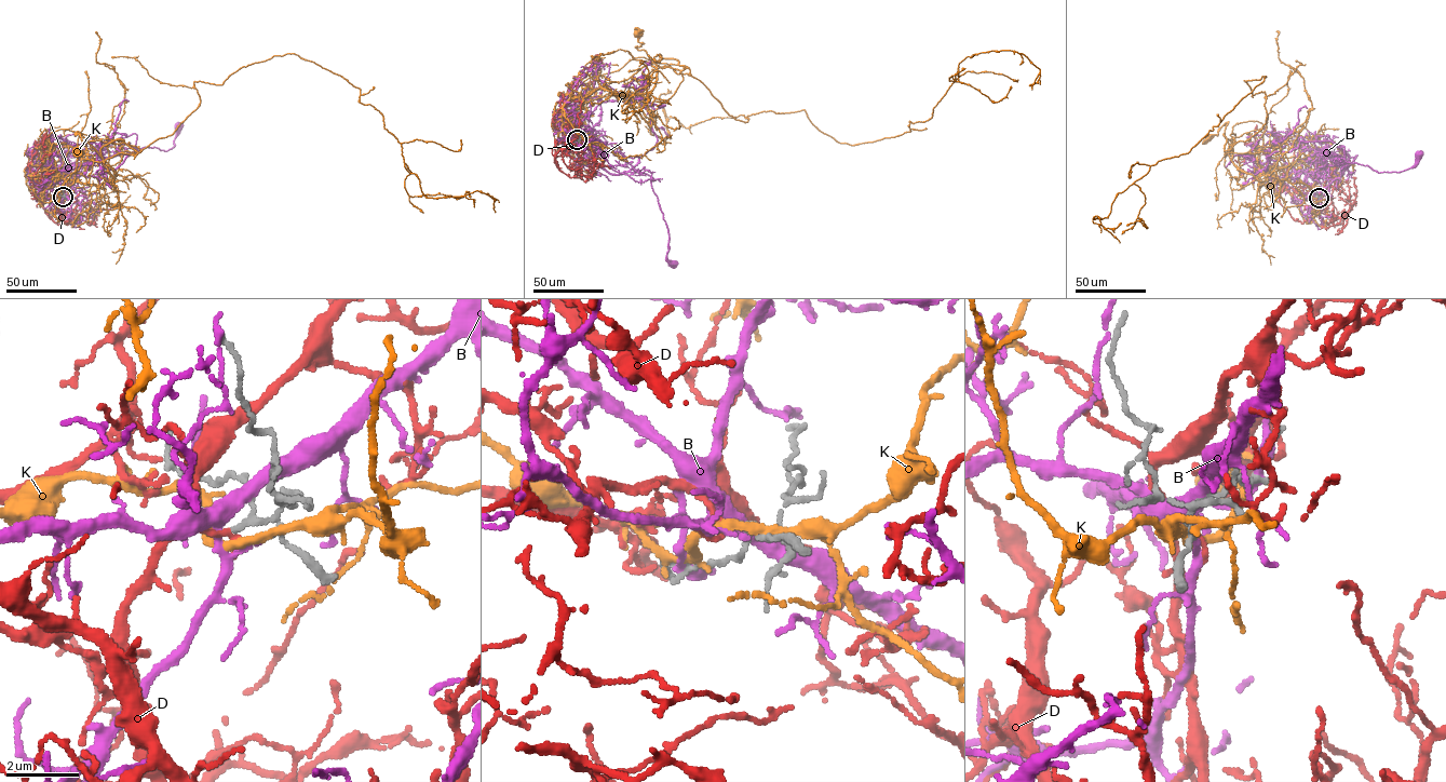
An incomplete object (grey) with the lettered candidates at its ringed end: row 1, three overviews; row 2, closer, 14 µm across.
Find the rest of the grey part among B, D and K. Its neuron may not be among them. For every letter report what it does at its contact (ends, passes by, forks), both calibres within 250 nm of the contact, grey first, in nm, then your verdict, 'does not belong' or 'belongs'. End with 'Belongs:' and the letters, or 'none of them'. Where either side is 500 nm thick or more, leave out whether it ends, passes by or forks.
B: it forks there; 110 nm thick on the grey side, 380 nm on the other; does not belong
D: it passes by; 120 nm thick on the grey side, 140 nm on the other; belongs
K: it passes by; 120 nm thick on the grey side, 240 nm on the other; does not belong
Belongs: D

